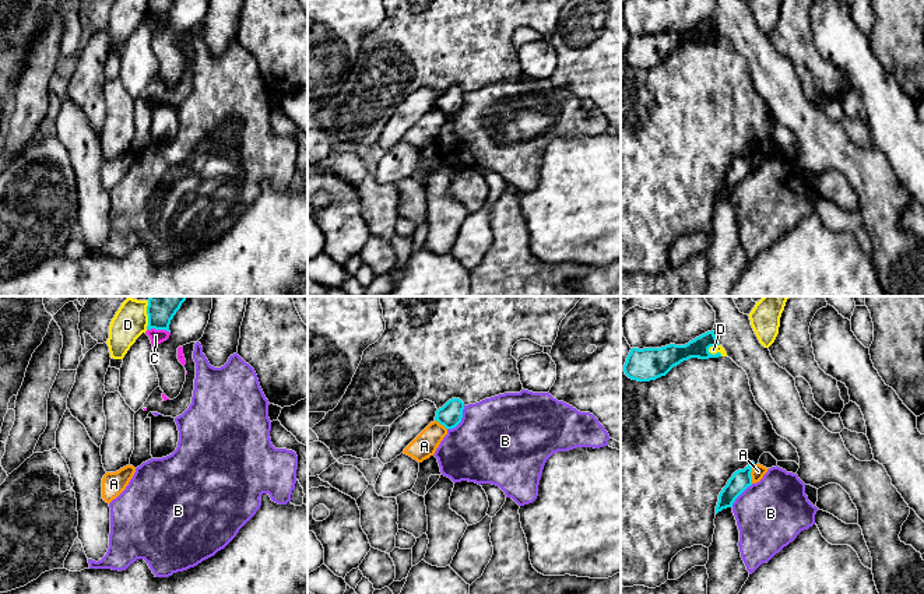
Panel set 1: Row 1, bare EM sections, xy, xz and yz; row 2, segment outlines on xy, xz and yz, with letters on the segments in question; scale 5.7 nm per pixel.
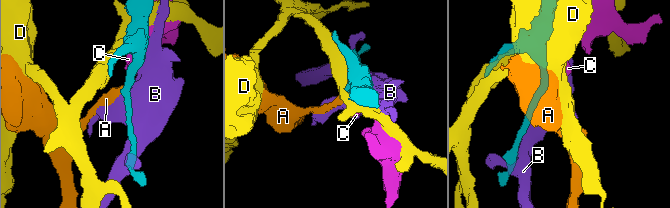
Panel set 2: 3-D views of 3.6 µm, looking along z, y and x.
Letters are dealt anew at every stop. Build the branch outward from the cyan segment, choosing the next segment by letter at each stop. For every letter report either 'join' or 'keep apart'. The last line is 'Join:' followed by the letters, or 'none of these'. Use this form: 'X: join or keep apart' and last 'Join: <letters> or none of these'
A: keep apart
B: keep apart
C: keep apart
D: keep apart
Join: none of these

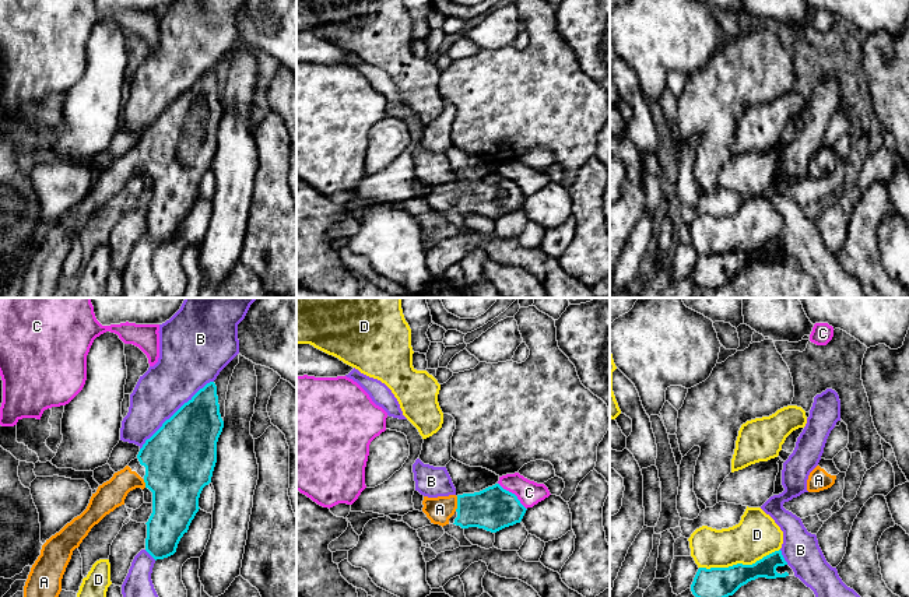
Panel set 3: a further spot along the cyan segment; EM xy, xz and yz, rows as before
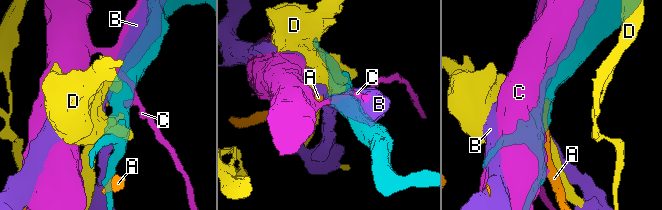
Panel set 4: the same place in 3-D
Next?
A: join
B: keep apart
C: keep apart
D: keep apart
Join: A

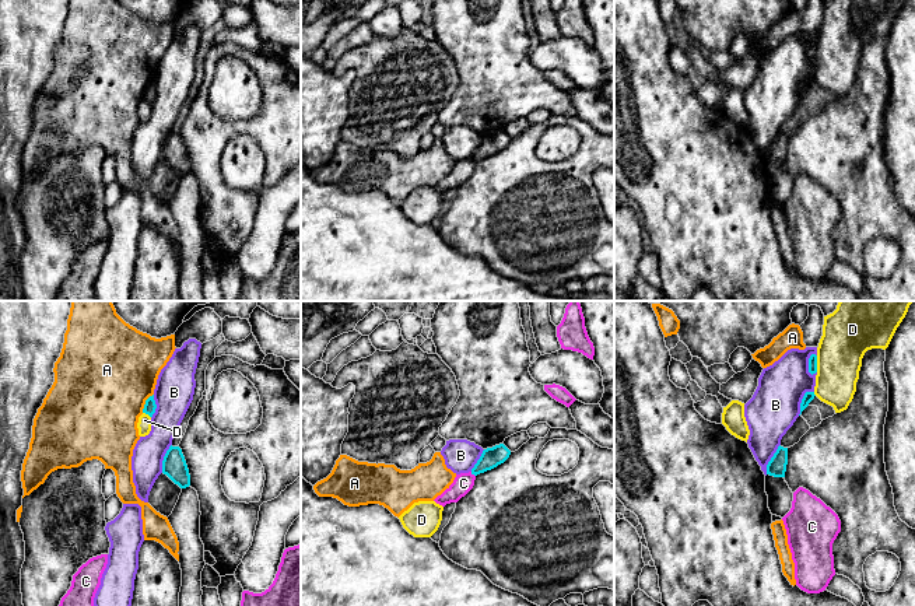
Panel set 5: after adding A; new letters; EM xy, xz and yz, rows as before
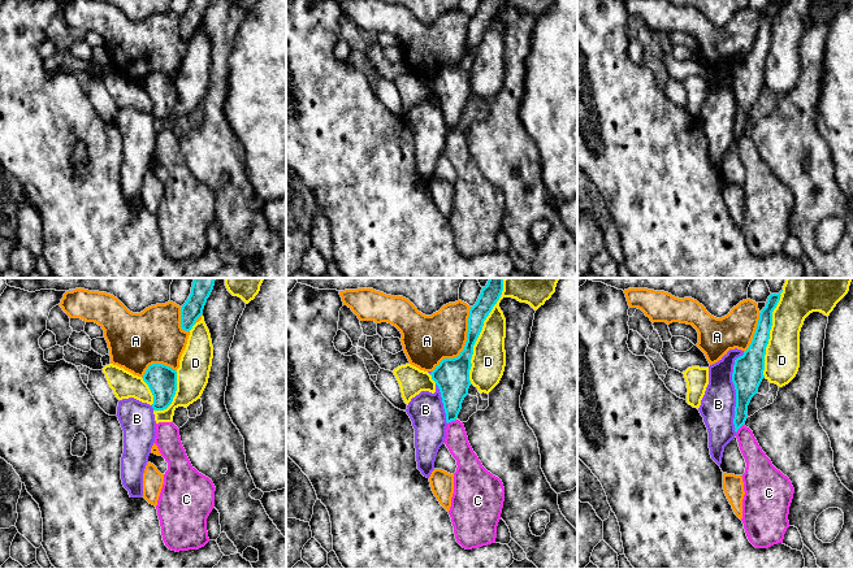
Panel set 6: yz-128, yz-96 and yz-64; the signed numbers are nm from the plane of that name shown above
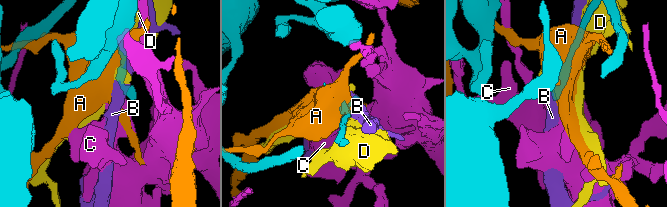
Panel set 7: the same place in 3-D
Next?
A: keep apart
B: keep apart
C: keep apart
D: keep apart
Join: none of these

